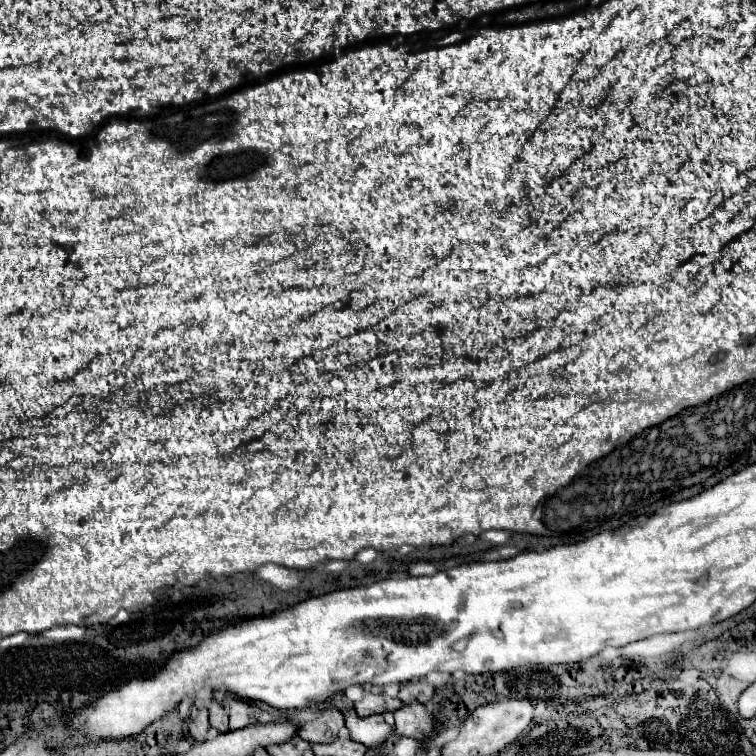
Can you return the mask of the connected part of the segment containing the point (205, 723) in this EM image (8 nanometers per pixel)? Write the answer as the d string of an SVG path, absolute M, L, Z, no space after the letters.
M201 708L195 716L195 720L189 722L189 734L197 740L203 742L207 740L207 732L209 732L209 720L207 720L207 708Z

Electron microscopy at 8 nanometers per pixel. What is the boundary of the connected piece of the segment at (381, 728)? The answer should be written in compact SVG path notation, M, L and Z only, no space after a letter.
M353 710L345 714L345 726L349 728L351 738L367 748L381 746L387 740L387 736L393 732L393 726L389 726L381 714L359 718L353 714Z

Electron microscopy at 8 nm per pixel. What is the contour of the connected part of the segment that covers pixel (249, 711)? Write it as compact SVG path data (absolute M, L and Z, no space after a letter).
M229 698L229 700L225 700L225 704L229 708L229 726L231 726L231 730L241 730L241 728L257 722L257 718L255 718L257 706L245 704L243 700L237 700L237 698Z

